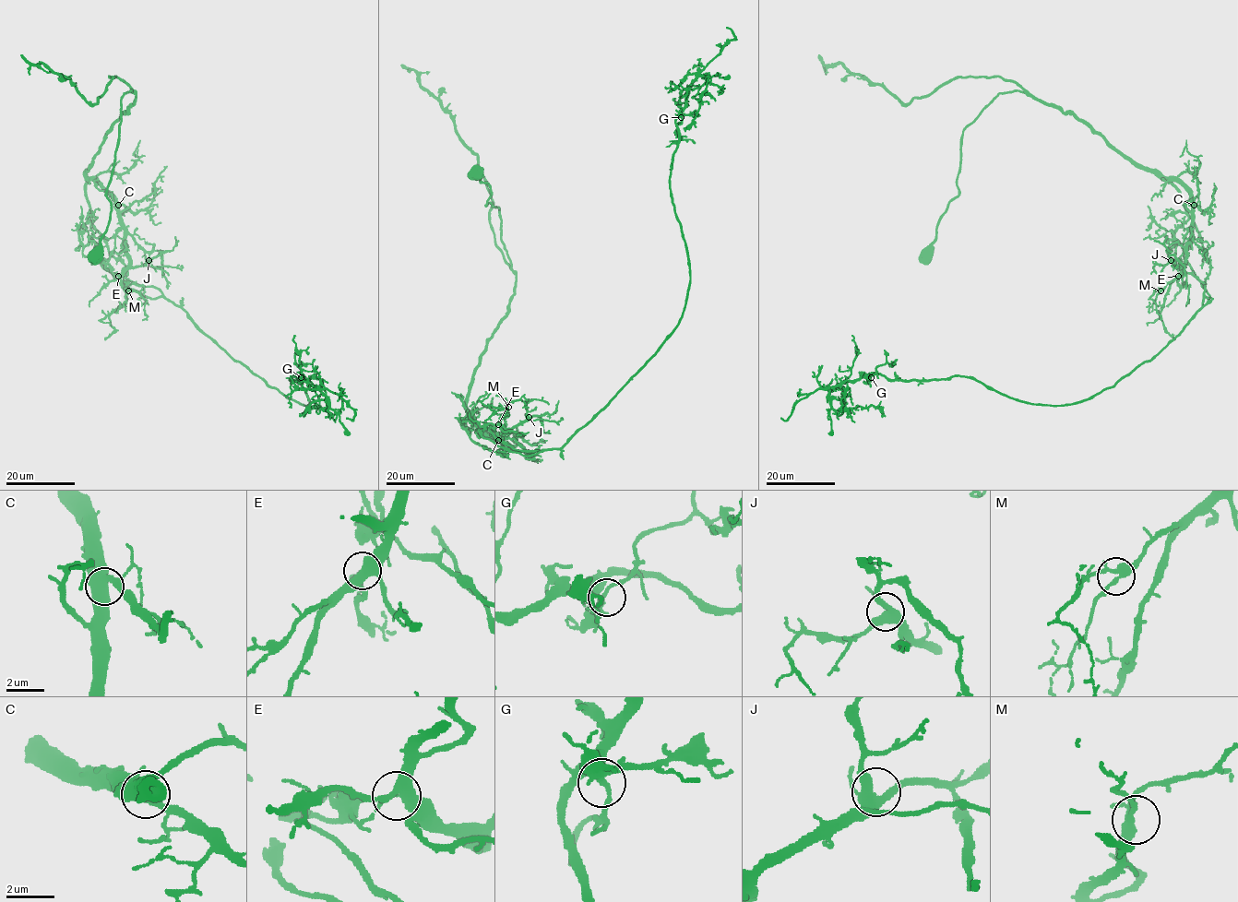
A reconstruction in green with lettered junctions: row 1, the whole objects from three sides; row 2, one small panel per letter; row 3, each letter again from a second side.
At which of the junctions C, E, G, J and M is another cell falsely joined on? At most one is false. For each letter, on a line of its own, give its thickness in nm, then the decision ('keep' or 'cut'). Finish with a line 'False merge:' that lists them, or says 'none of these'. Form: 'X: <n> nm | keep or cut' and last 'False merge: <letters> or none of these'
C: 480 nm | keep
E: 380 nm | cut
G: 320 nm | keep
J: 380 nm | keep
M: 280 nm | keep
False merge: E

